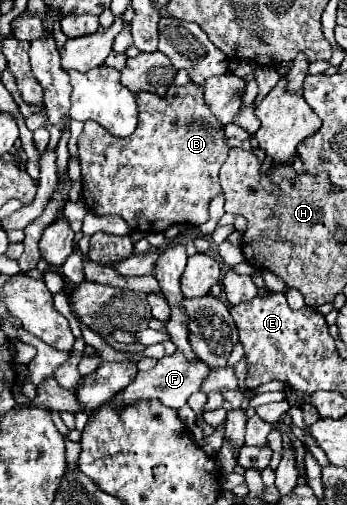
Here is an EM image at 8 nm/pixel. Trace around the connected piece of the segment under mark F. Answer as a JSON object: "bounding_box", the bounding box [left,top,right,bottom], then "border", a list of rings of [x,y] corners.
{"bounding_box":[109,353,209,409],"border":[[[173,353],[169,357],[163,357],[161,361],[157,361],[157,365],[151,369],[151,371],[139,371],[135,381],[131,381],[123,391],[119,391],[113,401],[109,401],[111,407],[115,409],[121,409],[121,407],[127,407],[127,405],[133,405],[137,401],[143,401],[143,399],[157,399],[161,405],[165,407],[171,407],[171,409],[181,409],[189,395],[199,391],[203,379],[207,377],[209,373],[209,365],[199,361],[199,363],[189,363],[183,353]]]}

